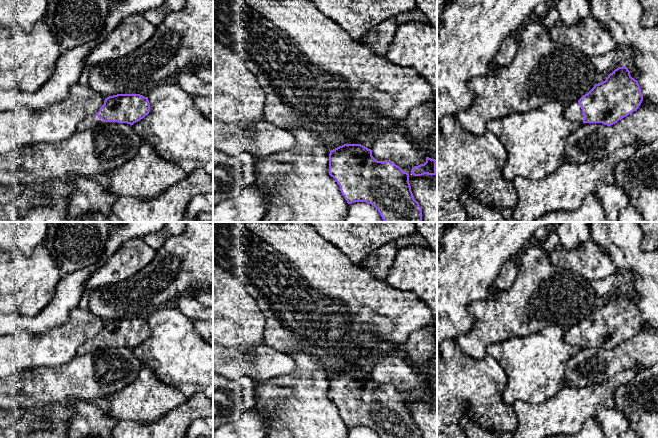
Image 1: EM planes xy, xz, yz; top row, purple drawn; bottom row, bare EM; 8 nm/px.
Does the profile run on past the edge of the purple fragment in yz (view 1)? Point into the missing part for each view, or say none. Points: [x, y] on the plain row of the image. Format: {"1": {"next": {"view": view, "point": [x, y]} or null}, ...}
{"1": {"next": {"view": "yz", "point": [573, 336]}}}

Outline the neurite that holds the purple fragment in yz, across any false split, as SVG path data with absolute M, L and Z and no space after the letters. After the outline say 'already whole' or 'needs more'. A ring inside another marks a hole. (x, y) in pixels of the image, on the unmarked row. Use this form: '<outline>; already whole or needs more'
M626 290L618 291L608 299L605 305L594 311L578 325L565 331L567 343L583 347L602 347L611 350L636 335L643 325L641 312L637 304L631 301Z; needs more

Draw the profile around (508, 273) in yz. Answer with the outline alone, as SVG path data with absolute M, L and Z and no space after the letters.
M518 259L508 260L500 269L497 280L494 286L500 290L508 290L514 283L518 274Z

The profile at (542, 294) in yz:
M528 244L518 256L518 274L508 290L493 286L490 296L467 306L474 317L473 328L455 338L463 354L480 360L490 345L511 338L522 338L540 332L549 325L559 325L565 331L578 325L595 309L597 294L591 282L578 273L566 271L550 263L540 244Z

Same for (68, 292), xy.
M123 222L111 229L105 244L105 253L100 260L87 268L62 276L57 283L49 304L38 314L23 316L12 313L0 313L0 336L20 331L42 334L68 322L70 313L79 307L79 302L86 291L85 284L91 274L113 255L125 242L133 238L143 238L160 231L167 222Z

